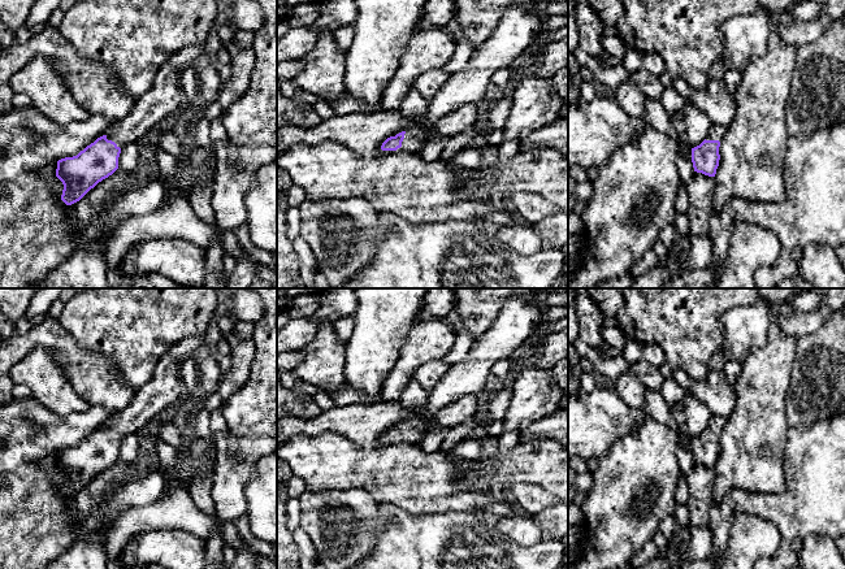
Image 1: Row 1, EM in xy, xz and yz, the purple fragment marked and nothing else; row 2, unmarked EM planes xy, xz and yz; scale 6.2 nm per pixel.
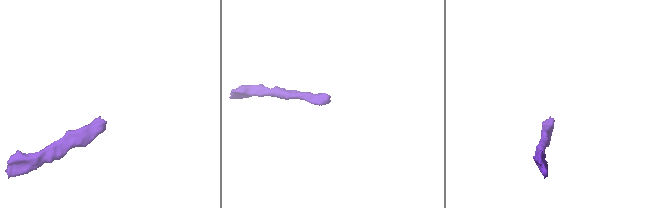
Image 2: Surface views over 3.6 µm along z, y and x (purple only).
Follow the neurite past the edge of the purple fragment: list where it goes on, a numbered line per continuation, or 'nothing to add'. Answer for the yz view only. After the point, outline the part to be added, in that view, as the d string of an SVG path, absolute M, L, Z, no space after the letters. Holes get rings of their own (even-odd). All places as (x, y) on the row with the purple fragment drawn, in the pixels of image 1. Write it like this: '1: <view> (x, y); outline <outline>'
1: yz (716, 133); outline M712 126L706 140L719 140L720 142L725 134L725 130L727 130L727 127L724 127L724 126Z

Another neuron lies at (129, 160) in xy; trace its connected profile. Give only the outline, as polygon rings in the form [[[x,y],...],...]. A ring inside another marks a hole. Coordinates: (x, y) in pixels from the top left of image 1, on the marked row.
[[[129,143],[121,148],[118,157],[118,169],[124,171],[135,171],[140,165],[142,158],[138,149],[138,143]]]

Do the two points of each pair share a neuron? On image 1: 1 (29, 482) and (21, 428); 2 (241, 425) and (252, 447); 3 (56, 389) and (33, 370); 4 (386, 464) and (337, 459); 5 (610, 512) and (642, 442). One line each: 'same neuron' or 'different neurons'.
1: different neurons
2: different neurons
3: same neuron
4: same neuron
5: same neuron

